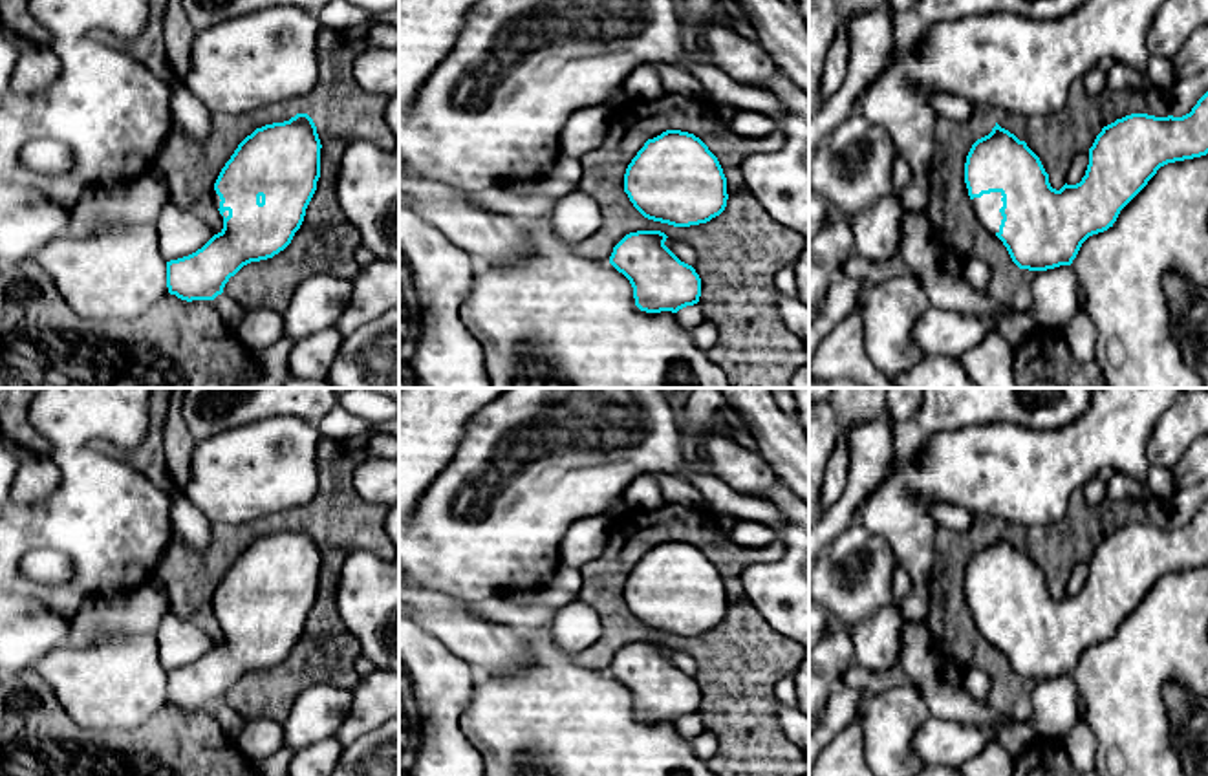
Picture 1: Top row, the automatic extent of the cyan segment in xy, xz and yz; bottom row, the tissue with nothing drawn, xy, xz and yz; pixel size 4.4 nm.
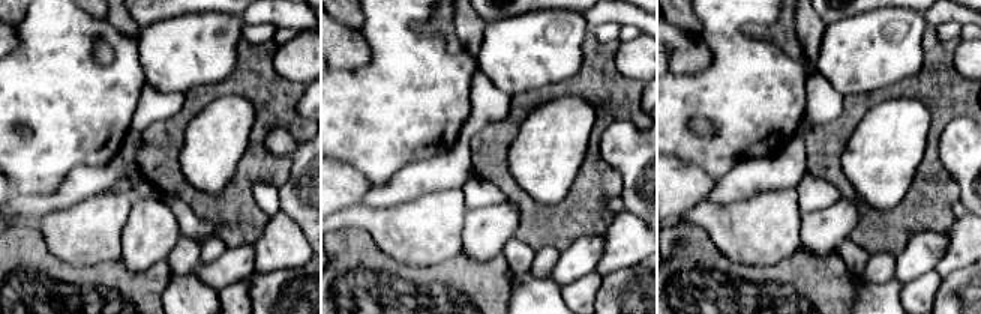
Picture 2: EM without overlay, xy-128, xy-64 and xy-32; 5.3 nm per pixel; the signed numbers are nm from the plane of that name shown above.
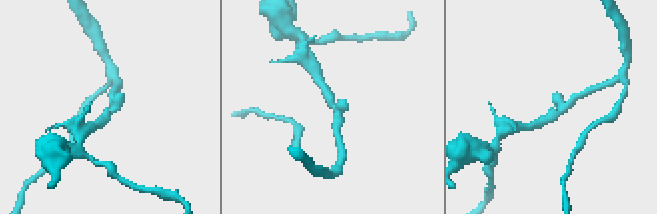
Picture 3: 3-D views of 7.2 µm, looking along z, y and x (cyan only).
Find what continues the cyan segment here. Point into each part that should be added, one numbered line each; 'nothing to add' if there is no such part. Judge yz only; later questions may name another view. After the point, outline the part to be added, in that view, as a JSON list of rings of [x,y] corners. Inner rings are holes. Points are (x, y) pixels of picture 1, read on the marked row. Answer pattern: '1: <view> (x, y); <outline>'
1: yz (987, 207); [[[1001,192],[983,194],[981,198],[970,199],[976,218],[992,232],[999,232],[1003,207]]]

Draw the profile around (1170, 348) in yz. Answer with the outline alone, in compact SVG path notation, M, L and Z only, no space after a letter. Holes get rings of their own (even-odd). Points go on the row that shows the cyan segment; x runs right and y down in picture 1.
M1208 154L1160 167L1107 231L1082 243L1071 265L1096 329L1096 362L1107 388L1203 388L1170 333L1162 278L1179 273L1195 289L1208 289Z

